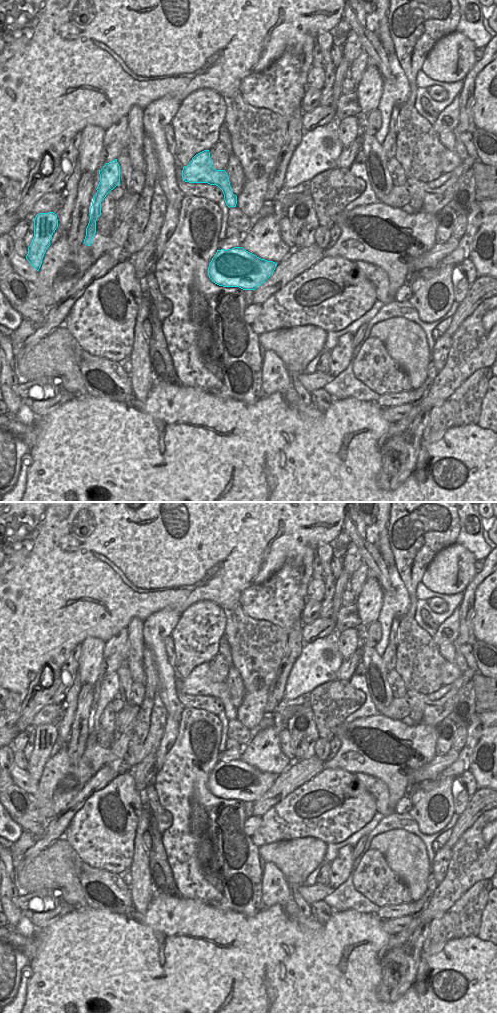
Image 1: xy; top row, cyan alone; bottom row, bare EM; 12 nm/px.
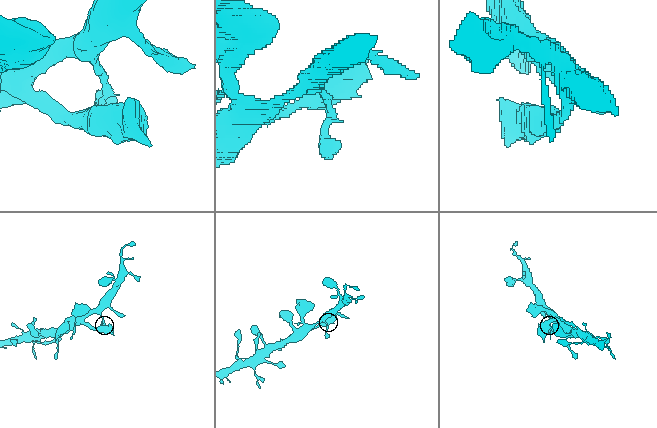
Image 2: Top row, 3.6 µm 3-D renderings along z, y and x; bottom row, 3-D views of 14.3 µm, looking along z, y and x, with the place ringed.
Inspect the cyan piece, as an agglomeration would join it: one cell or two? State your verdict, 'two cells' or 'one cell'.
one cell

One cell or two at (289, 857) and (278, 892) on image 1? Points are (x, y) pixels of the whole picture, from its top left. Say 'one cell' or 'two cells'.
two cells

